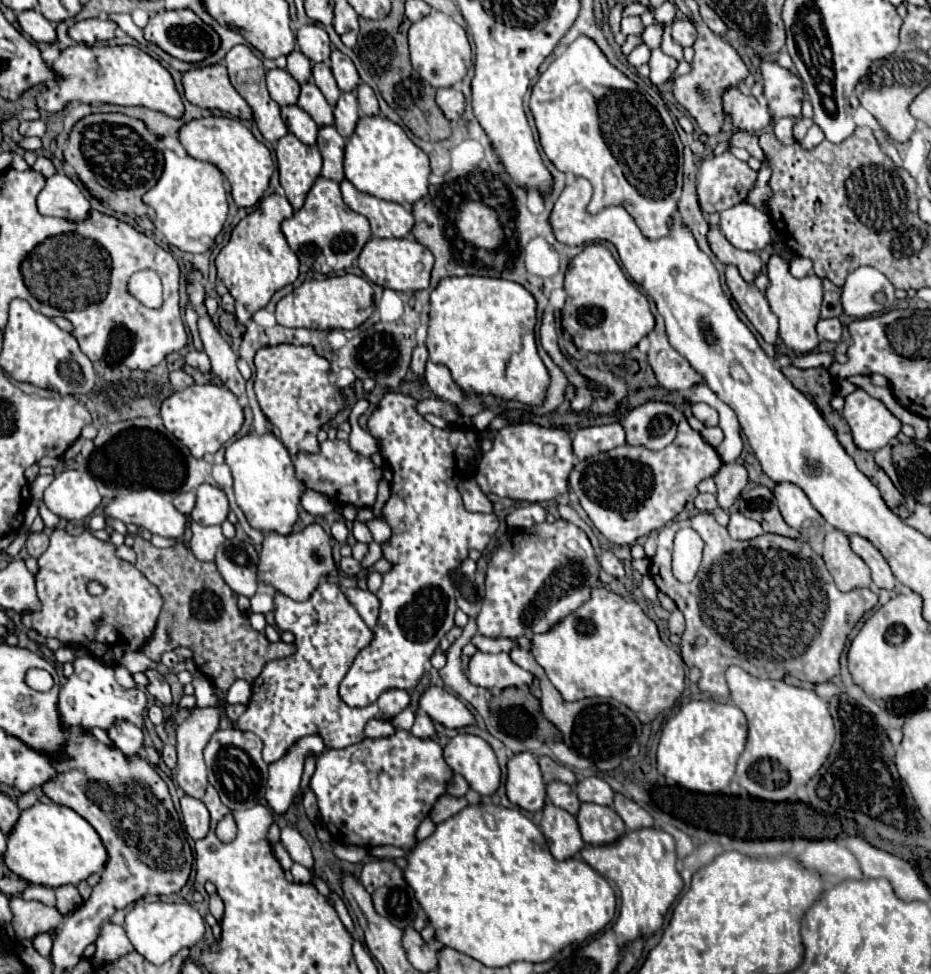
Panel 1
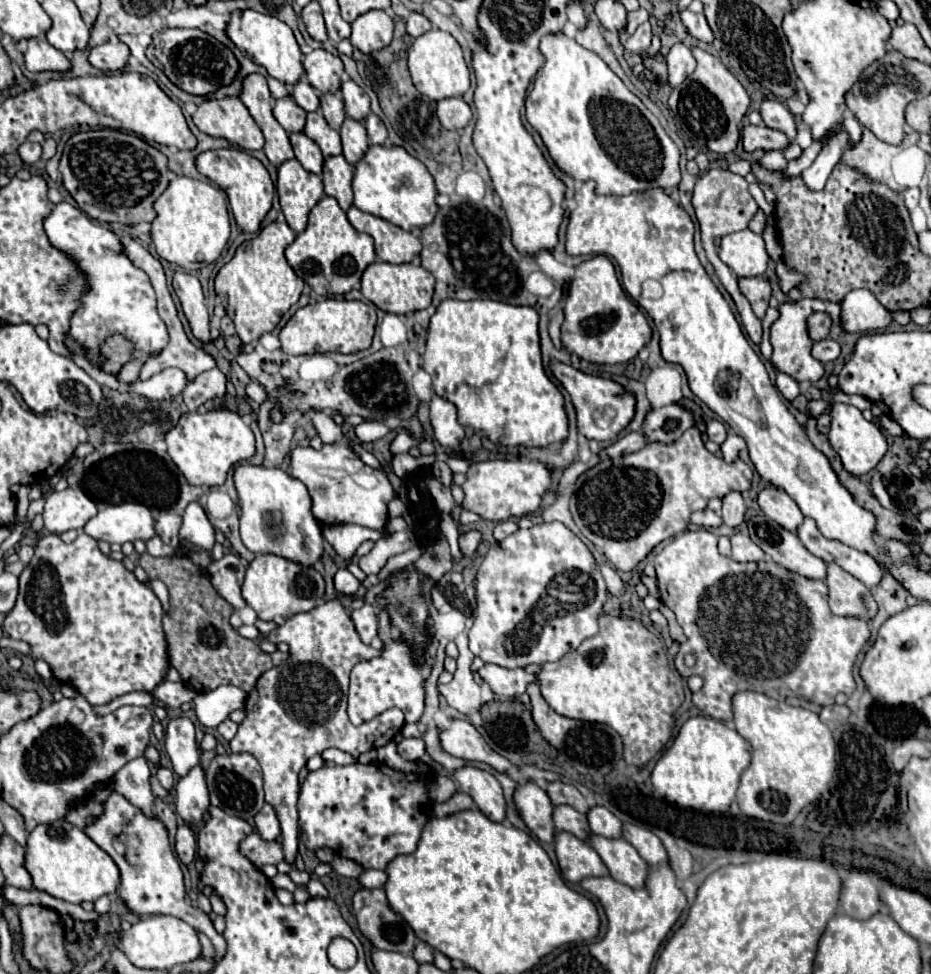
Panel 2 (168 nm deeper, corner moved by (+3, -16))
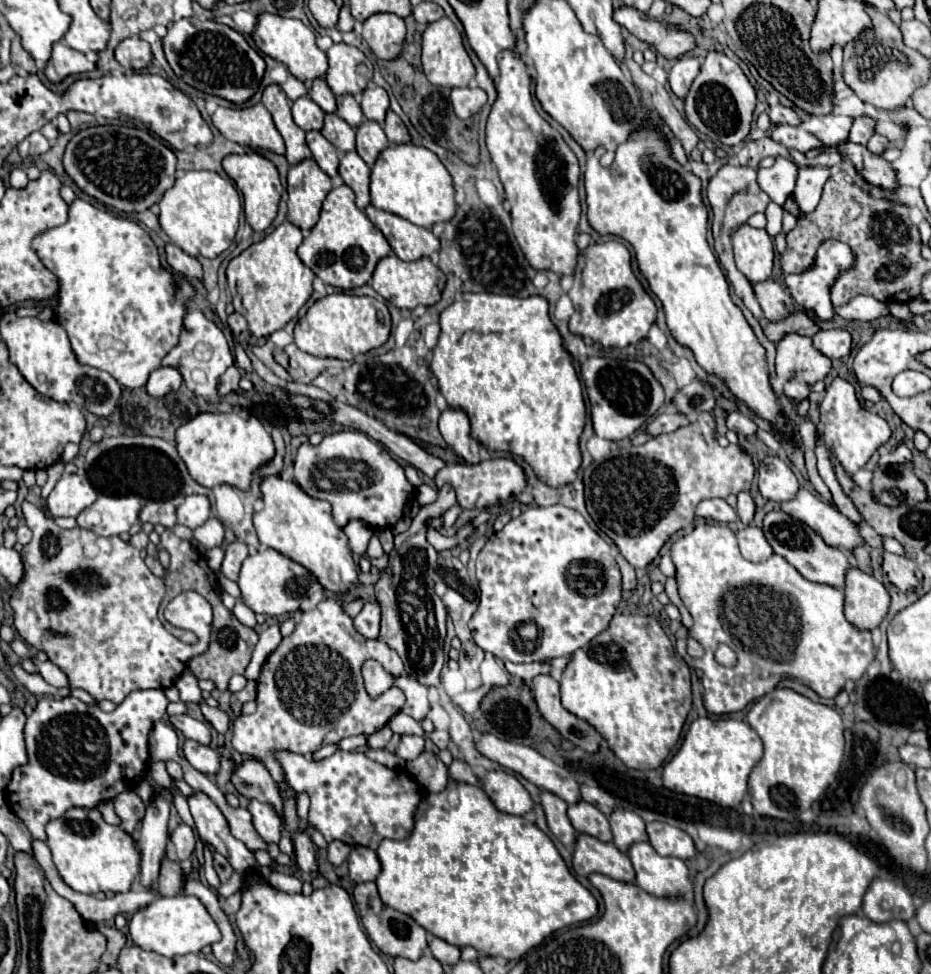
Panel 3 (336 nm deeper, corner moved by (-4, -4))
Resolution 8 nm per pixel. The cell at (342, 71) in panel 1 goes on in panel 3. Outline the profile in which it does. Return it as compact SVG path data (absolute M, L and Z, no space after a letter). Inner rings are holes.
M370 84L370 86L362 92L360 108L362 108L362 114L364 114L368 120L382 122L384 116L386 116L388 106L390 106L390 102L388 102L388 94L384 92L384 88Z

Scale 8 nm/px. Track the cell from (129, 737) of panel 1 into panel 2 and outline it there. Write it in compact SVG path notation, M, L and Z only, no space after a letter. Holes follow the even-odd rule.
M135 758L127 762L111 780L111 788L119 794L123 794L131 804L135 804L145 816L155 816L155 796L149 786L149 766L145 758Z

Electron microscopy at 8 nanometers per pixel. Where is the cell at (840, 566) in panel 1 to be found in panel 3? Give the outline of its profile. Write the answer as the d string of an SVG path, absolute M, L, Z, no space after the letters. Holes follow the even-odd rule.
M850 566L846 570L844 596L846 620L852 622L856 628L872 630L888 612L890 596L884 584L858 566Z

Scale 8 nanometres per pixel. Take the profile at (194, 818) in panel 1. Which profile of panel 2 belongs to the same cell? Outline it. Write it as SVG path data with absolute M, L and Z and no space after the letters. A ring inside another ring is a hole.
M181 824L177 828L175 852L177 852L179 861L183 862L183 864L191 864L195 860L195 834L193 834L191 826Z

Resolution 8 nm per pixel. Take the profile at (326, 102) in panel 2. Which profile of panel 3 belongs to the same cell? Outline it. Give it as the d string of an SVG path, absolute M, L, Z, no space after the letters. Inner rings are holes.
M350 94L336 96L336 104L338 104L338 112L336 112L336 114L338 114L342 120L346 120L352 128L356 128L356 126L364 120L364 114L362 114L358 102L354 100L354 96L350 96Z

